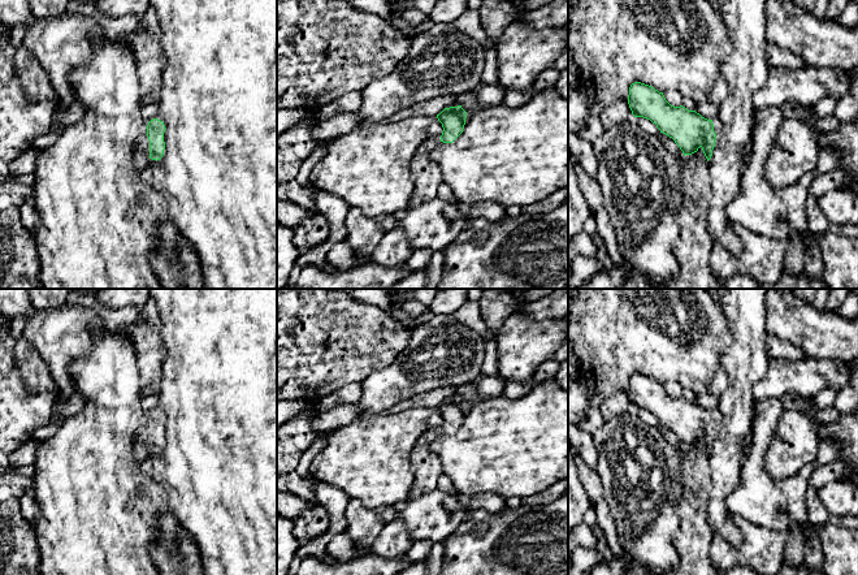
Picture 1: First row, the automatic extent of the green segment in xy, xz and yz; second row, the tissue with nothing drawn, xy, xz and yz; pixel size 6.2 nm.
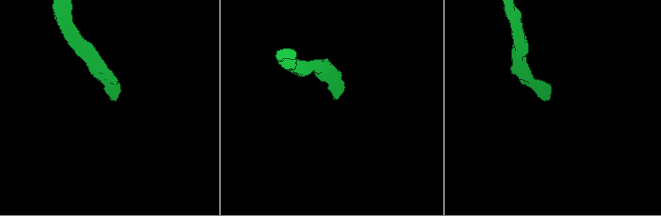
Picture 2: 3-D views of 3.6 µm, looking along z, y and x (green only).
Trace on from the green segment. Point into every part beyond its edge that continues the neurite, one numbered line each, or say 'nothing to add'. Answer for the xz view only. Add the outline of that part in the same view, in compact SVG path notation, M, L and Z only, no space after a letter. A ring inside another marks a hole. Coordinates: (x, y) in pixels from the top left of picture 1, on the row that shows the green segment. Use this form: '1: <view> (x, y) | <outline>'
1: xz (428, 174) | M433 137L421 143L410 164L416 178L416 186L408 208L420 206L437 196L438 186L443 182L439 167L430 160L432 151L441 143L439 137Z

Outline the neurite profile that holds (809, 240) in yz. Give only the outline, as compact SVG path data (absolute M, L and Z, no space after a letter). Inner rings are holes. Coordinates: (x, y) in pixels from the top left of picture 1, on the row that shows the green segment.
M805 230L801 237L803 250L806 251L809 247L819 250L818 237L819 237L819 234L811 234L807 230Z

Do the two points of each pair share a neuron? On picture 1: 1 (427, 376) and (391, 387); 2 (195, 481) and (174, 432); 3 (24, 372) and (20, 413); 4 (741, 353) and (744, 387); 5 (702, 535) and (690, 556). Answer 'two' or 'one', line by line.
1: one
2: one
3: one
4: one
5: one

